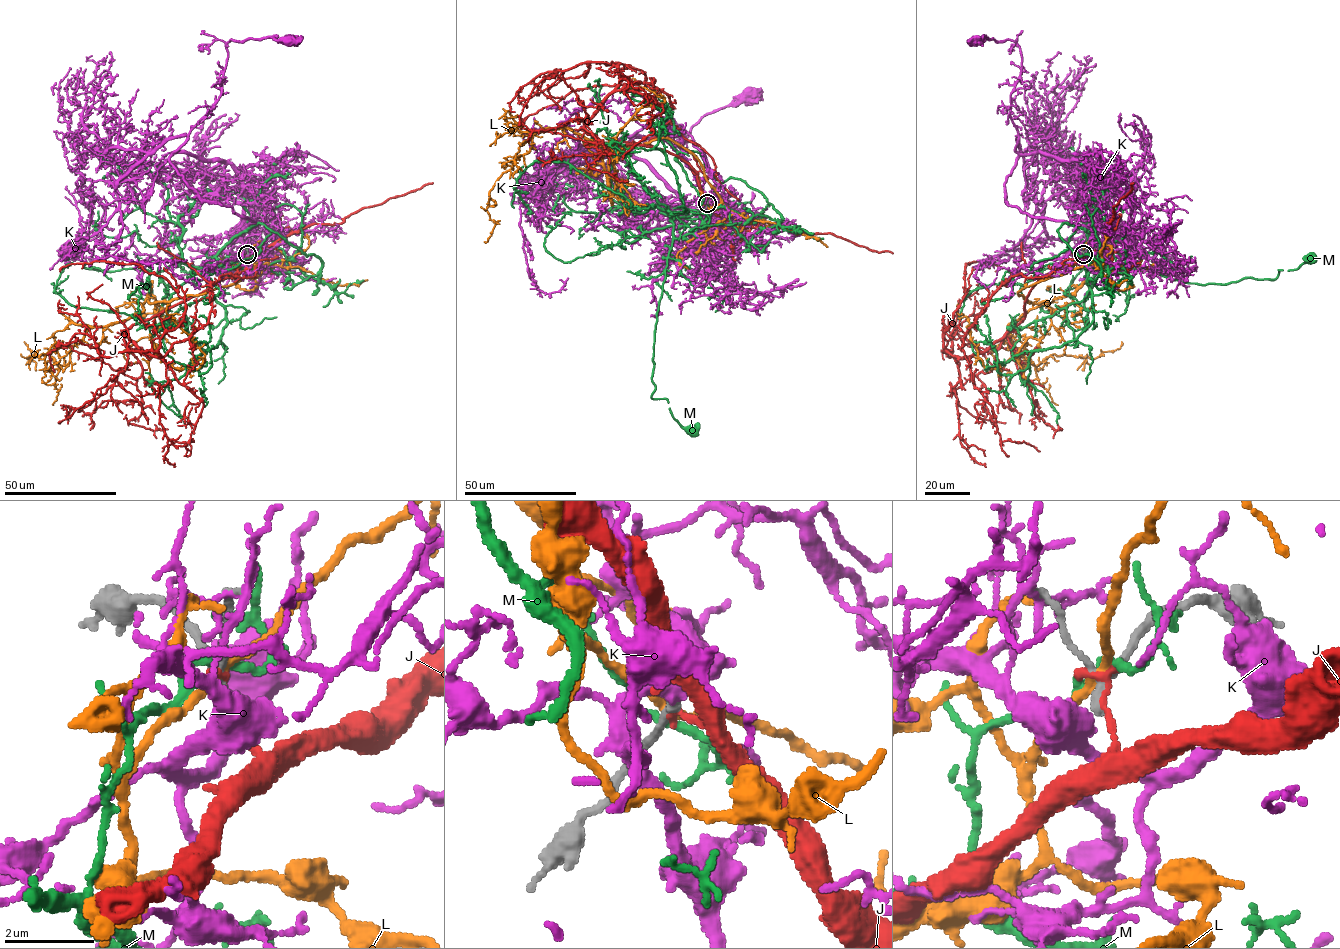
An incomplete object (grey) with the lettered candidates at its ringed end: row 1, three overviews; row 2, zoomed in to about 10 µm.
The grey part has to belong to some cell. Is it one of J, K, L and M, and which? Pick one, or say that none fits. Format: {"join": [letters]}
{"join": []}

